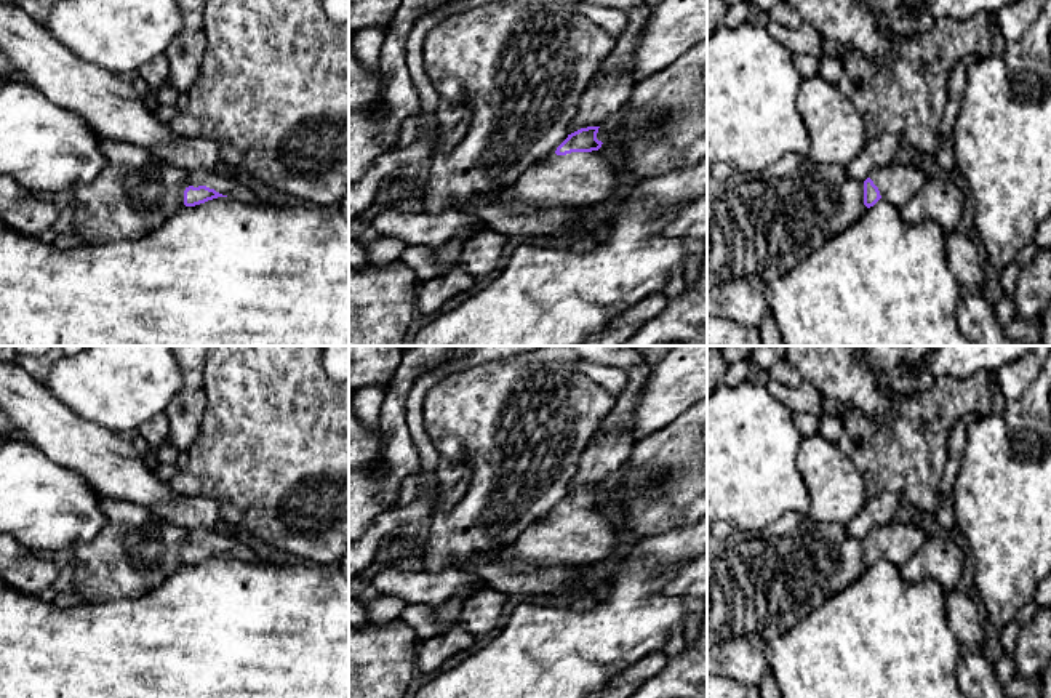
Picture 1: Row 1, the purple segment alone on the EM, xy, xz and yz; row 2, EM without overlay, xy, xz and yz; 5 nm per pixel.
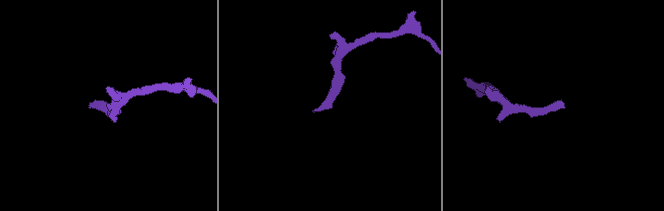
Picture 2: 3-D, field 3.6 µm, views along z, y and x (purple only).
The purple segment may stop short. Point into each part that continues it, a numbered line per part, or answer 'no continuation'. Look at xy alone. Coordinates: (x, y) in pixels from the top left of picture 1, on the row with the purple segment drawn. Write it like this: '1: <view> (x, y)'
1: xy (227, 186)

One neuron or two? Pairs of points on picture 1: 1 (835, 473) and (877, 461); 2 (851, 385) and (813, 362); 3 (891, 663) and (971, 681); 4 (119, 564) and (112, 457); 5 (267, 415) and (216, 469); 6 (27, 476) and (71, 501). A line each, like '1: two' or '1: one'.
1: two
2: one
3: two
4: two
5: one
6: one

